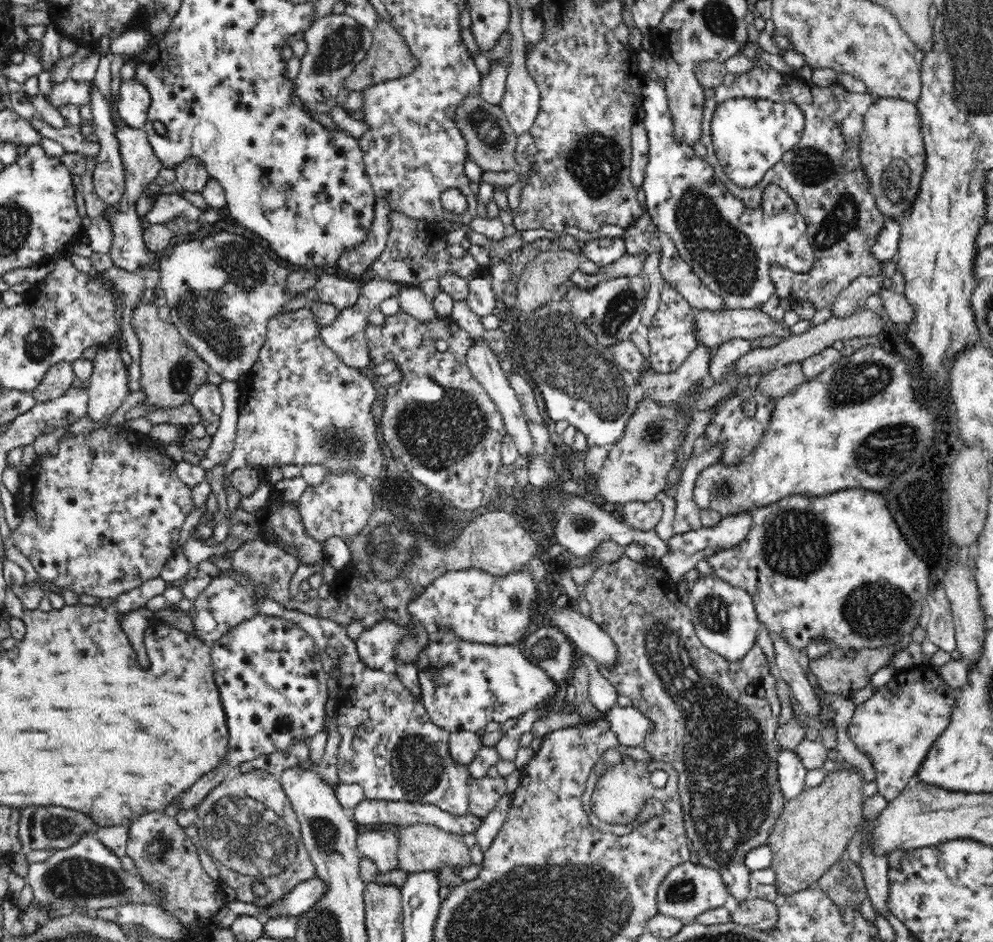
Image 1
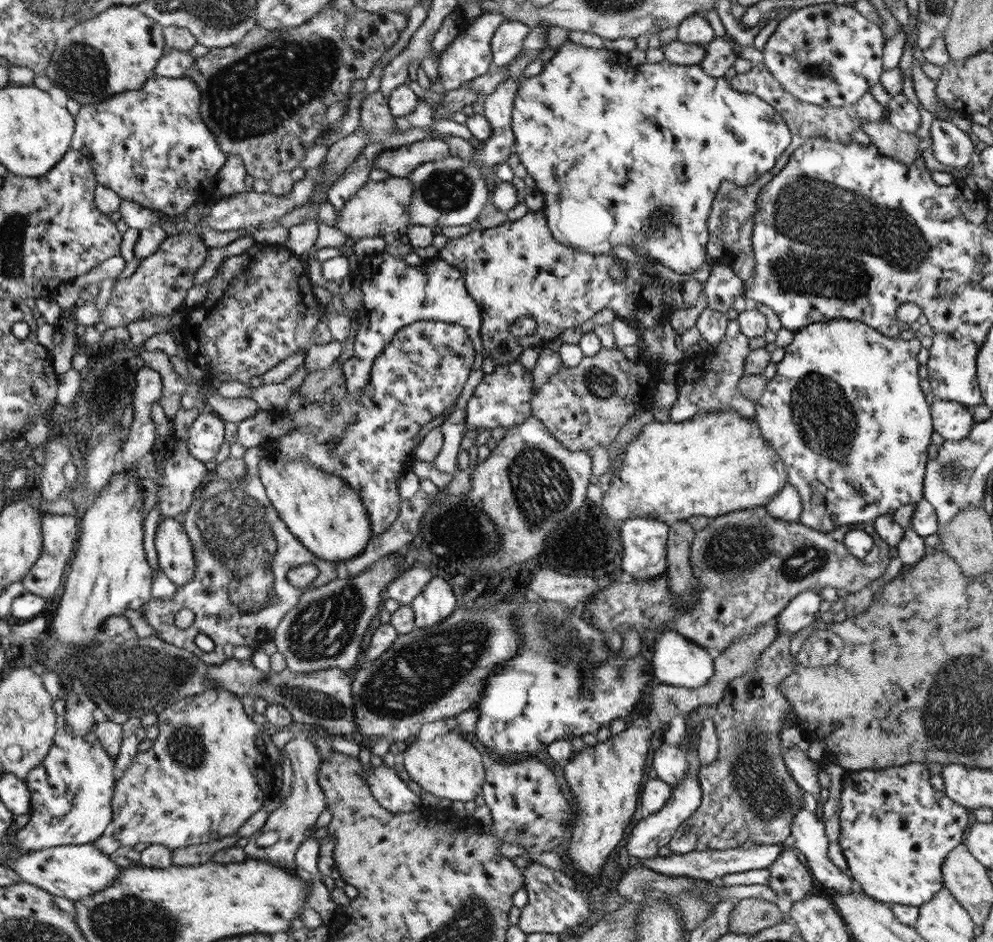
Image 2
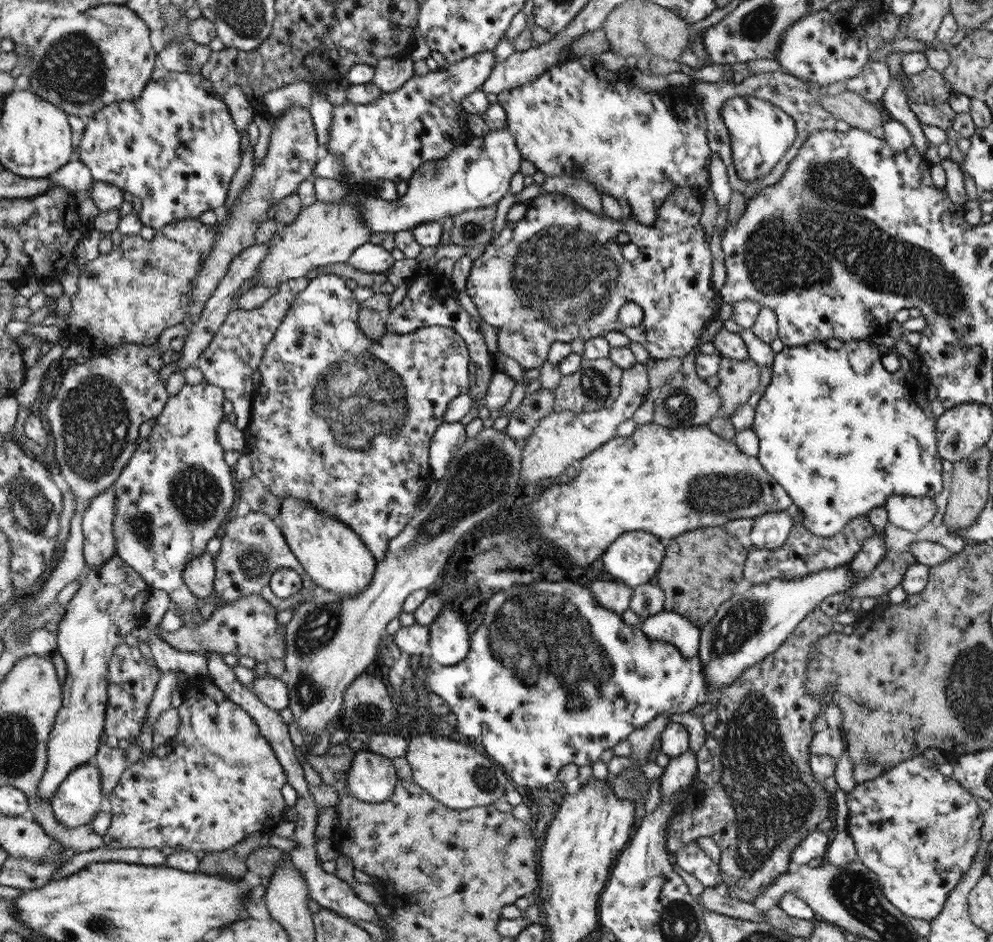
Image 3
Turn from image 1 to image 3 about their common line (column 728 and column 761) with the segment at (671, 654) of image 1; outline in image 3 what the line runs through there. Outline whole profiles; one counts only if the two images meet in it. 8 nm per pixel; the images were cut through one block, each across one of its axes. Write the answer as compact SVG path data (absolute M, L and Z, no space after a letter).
M818 608L814 612L807 614L806 618L799 622L799 625L788 635L788 638L779 646L776 652L772 652L766 659L760 660L754 667L747 668L734 682L728 686L720 688L719 700L715 706L718 713L718 722L716 728L712 732L707 733L705 745L697 753L698 772L695 776L696 790L702 794L703 798L692 798L686 804L686 812L678 812L674 814L674 818L670 820L667 828L666 845L667 851L671 854L687 846L688 843L701 840L701 837L710 837L714 840L720 849L719 862L719 879L722 879L721 891L727 894L730 898L741 900L742 902L753 903L754 900L761 894L768 885L772 885L772 881L776 881L776 877L780 877L791 862L792 852L800 846L800 842L808 837L808 834L817 830L818 825L825 820L828 820L830 806L830 793L822 787L819 780L815 779L812 774L812 769L809 765L810 757L809 744L815 733L812 729L812 721L816 718L816 714L823 710L822 701L817 696L813 696L805 687L805 672L807 664L811 657L811 648L813 644L824 635L832 631L834 618L827 616L824 612L820 613Z

